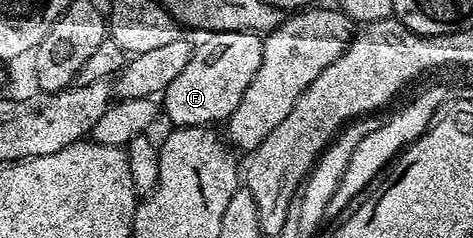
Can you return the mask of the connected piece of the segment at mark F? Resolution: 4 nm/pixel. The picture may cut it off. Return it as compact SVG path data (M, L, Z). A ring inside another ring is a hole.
M218 30L206 33L202 38L205 39L194 45L191 60L187 60L183 72L179 72L179 76L175 76L175 80L171 80L171 84L167 84L163 95L163 101L165 101L165 106L163 102L164 117L166 114L173 121L174 127L212 127L217 124L213 122L224 123L231 116L231 112L235 112L235 108L239 108L239 100L243 100L243 92L247 92L247 84L251 84L251 80L255 80L255 76L259 72L259 64L263 56L262 35L251 34L248 30L240 30L239 32Z

